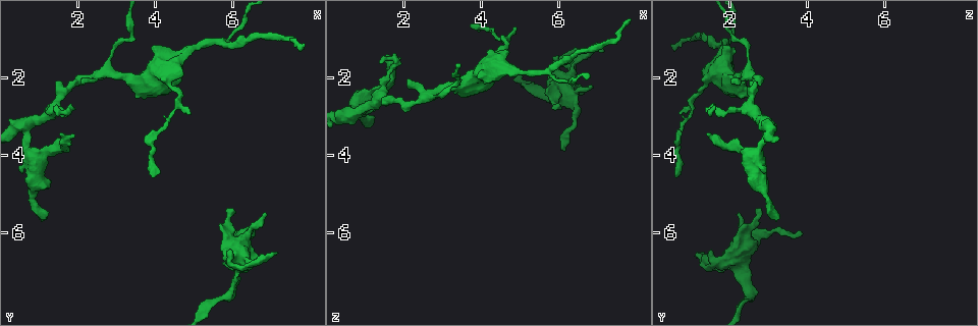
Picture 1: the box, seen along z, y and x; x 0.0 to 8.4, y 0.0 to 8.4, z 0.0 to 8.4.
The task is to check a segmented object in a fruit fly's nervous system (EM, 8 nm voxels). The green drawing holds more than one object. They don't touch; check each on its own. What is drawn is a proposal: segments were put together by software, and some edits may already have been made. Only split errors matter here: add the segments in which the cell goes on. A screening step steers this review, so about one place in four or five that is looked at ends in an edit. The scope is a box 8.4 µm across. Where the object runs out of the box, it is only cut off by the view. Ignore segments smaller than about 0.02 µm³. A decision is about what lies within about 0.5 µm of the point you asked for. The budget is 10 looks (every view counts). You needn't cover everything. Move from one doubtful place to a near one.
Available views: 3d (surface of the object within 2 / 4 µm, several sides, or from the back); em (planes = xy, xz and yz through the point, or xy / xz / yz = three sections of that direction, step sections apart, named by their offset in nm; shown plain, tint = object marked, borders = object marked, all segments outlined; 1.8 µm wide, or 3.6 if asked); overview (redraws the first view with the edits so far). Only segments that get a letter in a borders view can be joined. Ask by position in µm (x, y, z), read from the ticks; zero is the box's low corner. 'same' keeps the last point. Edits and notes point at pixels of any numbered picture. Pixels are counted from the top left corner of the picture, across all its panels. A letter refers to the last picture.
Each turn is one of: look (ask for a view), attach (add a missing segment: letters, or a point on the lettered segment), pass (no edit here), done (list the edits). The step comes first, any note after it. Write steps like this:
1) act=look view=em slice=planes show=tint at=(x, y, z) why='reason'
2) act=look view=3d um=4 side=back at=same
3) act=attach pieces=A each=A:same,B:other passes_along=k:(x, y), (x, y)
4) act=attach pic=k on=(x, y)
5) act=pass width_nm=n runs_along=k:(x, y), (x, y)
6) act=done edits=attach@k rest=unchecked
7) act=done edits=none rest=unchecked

act=look view=3d um=2 at=(6.10, 6.05, 3.85) why='tapers out'

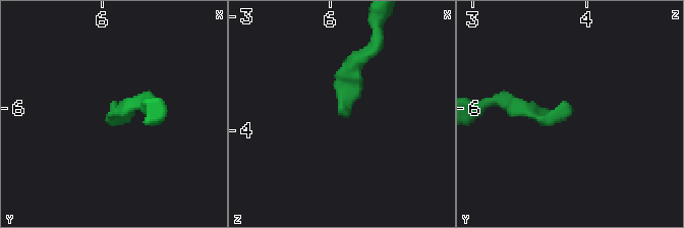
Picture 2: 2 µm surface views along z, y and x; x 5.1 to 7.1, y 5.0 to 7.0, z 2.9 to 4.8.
act=look view=em slice=yz step=8 show=tint at=(6.08, 6.02, 3.86) why='now the EM'

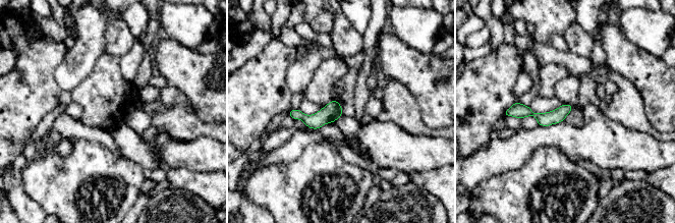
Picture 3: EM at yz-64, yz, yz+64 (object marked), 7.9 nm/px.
act=look view=em slice=yz step=8 show=borders at=same

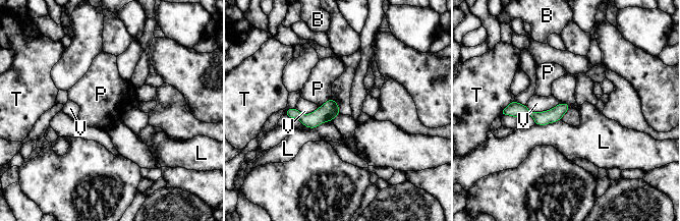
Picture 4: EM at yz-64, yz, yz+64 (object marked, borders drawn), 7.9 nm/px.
act=pass each=B:other,L:other,P:other,T:other,V:other runs_along=4:(566, 107), (553, 115), (506, 112) found='no lettered segment goes on from it'

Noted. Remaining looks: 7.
act=look view=em slice=xz step=4 show=borders at=(6.20, 6.90, 1.40) why='an open end'

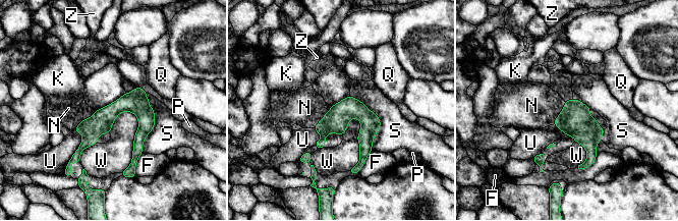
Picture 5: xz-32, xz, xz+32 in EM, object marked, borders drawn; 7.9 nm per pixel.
act=pass longest_contact=W:500nm each=F:other,K:other,N:other,P:other,Q:other,S:other,U:other,W:other,Z:other runs_along=5:(138, 90), (143, 131), (133, 164) found='none of them fits'

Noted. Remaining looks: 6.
act=look view=em slice=planes show=tint at=(5.75, 1.05, 1.80) why='arms part here'

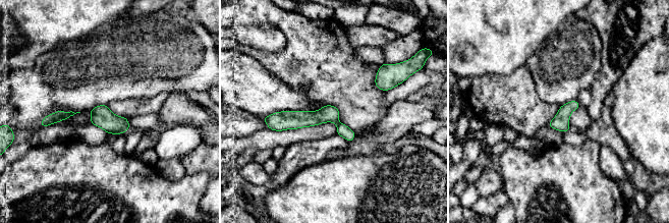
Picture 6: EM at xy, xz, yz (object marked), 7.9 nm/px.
act=look view=em slice=planes show=borders at=same why='see the neighbours'

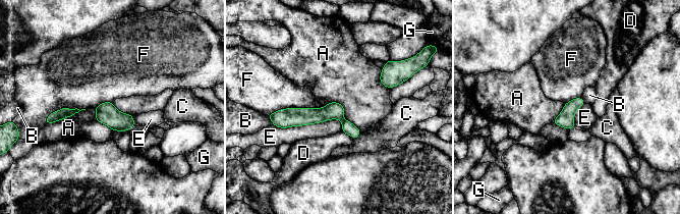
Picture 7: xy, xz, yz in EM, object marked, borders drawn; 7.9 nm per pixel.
act=pass width_nm=140 each=A:other,B:other,C:other,D:other,E:other,F:other,G:other border=7:(86, 109), (46, 124) found='none of them fits'

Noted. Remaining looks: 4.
act=look view=em slice=planes show=borders at=(1.95, 3.50, 1.50) why='an open end'

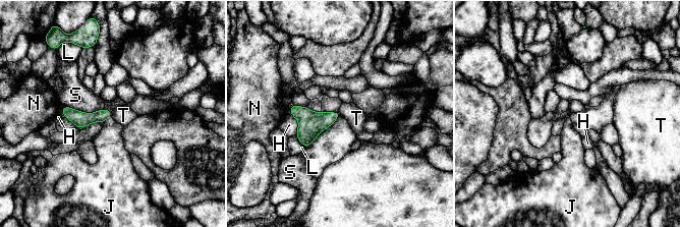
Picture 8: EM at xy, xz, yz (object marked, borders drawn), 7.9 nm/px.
act=pass each=H:other,J:other,L:other,N:other,S:other,T:other runs_along=8:(64, 111), (76, 117), (108, 114) found='none of them fits'

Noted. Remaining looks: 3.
act=done edits=none rest=unchecked

